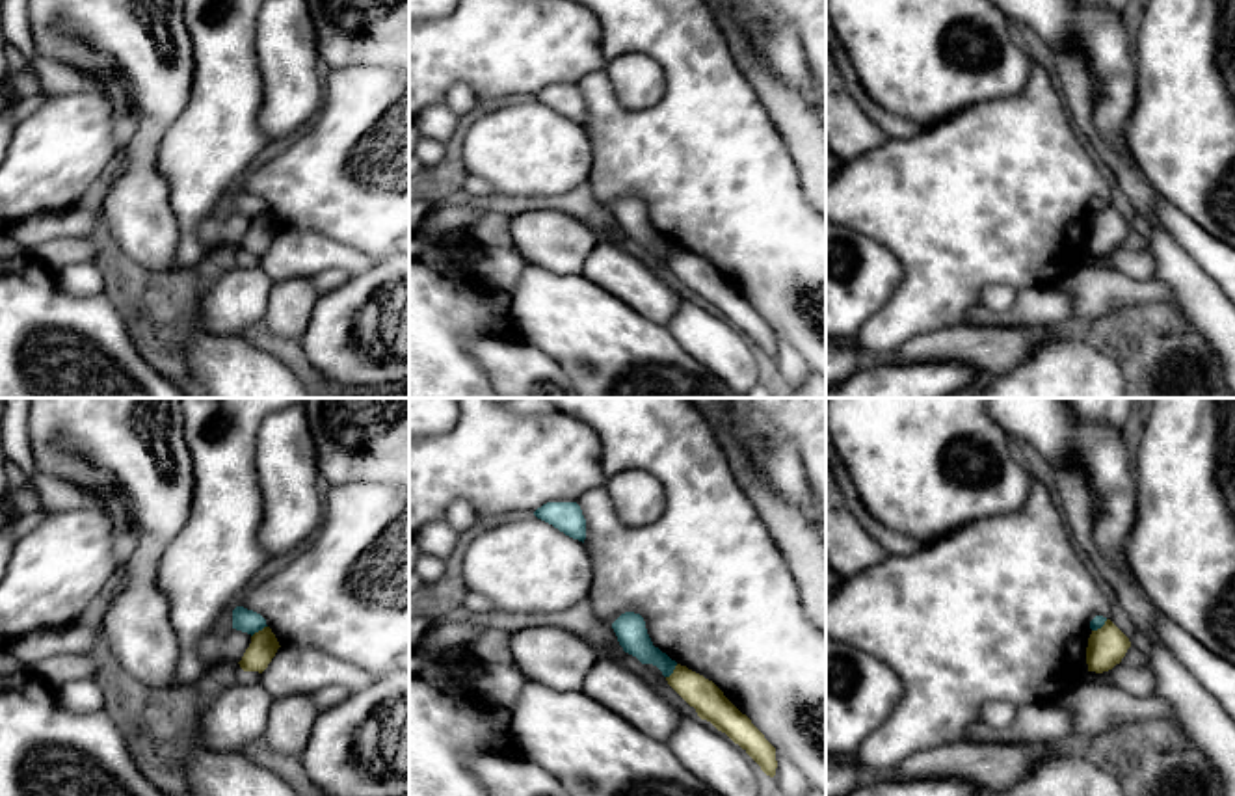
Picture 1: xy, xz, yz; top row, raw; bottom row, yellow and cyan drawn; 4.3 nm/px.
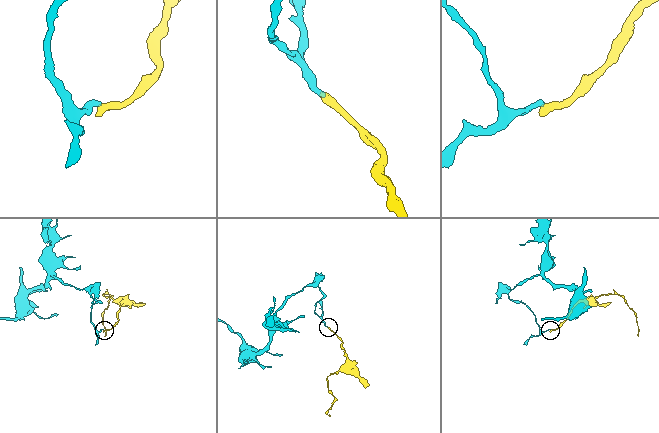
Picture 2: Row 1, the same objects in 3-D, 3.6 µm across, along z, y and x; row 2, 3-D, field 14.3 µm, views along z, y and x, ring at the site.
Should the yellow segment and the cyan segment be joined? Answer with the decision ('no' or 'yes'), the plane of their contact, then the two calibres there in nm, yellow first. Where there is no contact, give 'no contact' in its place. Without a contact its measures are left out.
no; contact in xy; calibres 120 and 100 nm

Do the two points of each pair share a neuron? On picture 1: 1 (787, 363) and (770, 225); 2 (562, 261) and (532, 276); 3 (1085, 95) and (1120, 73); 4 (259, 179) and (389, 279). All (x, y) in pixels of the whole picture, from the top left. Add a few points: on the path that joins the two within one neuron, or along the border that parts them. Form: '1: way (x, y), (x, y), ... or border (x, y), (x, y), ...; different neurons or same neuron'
1: border (776, 331), (806, 361); different neurons
2: border (529, 263), (558, 274), (579, 274); different neurons
3: border (1075, 49), (1100, 82), (1100, 131); different neurons
4: border (389, 253), (378, 261); different neurons

